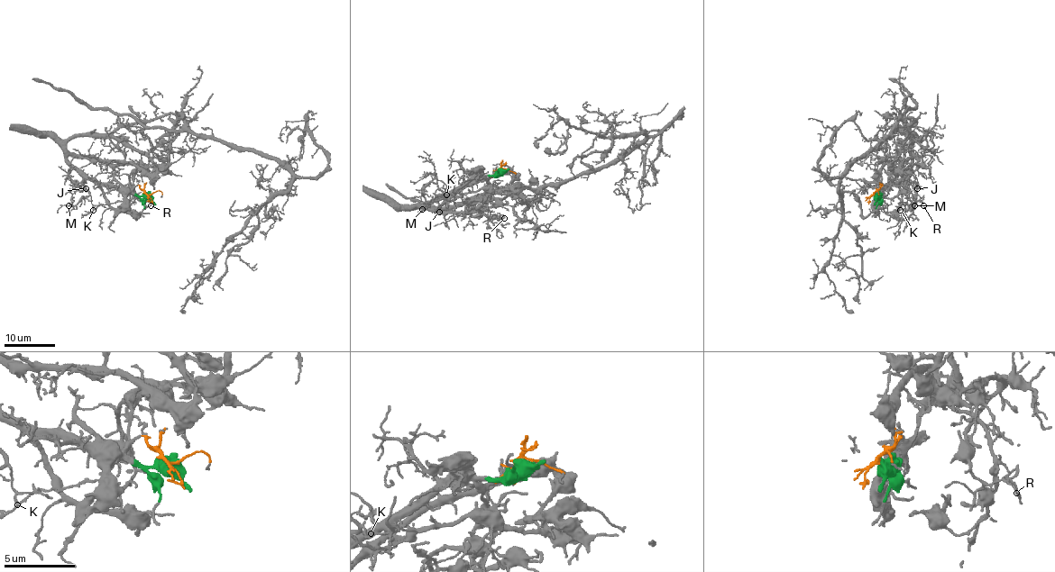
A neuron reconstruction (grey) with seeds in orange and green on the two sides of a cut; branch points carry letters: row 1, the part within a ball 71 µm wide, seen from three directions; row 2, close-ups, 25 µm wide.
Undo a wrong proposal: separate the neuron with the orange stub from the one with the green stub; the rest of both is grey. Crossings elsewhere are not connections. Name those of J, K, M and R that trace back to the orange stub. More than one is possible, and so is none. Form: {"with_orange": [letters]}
{"with_orange": ["R"]}

